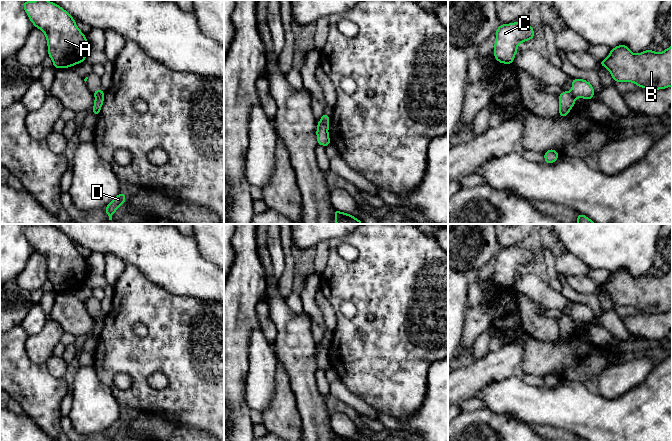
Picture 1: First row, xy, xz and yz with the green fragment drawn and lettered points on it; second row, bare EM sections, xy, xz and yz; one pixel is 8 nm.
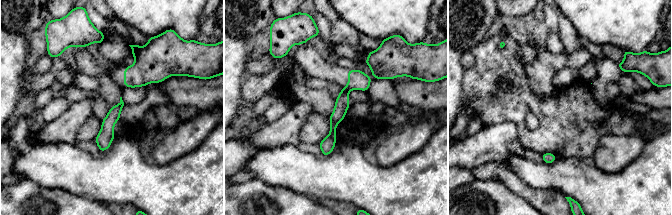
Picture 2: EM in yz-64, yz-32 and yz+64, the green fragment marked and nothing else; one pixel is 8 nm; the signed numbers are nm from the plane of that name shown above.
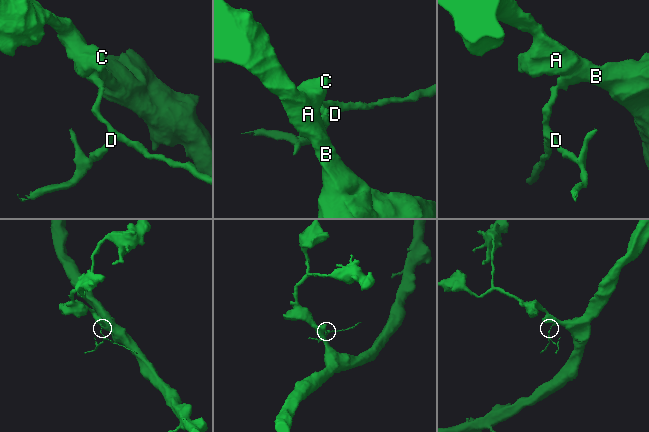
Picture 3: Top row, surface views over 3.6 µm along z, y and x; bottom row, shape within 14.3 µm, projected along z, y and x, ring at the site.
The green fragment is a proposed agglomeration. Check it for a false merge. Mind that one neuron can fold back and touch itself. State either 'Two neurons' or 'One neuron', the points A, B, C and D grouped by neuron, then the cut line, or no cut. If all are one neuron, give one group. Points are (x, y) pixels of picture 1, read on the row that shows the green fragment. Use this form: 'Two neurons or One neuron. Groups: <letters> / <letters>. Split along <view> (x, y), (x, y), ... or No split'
Two neurons. Groups: A B C / D. Split along xz (320, 121), (327, 123)

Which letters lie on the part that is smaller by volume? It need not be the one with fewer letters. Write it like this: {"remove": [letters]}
{"remove": ["D"]}

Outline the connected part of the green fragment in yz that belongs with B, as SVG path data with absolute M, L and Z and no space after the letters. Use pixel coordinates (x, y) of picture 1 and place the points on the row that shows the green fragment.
M620 44L611 48L608 57L599 64L609 70L616 82L633 82L651 90L672 86L672 45L661 53L648 49L633 54L626 45Z

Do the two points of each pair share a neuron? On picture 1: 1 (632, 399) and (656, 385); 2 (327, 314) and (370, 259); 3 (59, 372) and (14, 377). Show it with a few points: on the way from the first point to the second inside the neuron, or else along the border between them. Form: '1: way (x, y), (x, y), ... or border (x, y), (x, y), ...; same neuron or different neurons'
1: way (638, 399), (642, 399), (650, 391); same neuron
2: border (319, 291), (334, 310), (336, 326), (333, 330); different neurons
3: border (45, 364), (54, 376), (63, 377); different neurons

